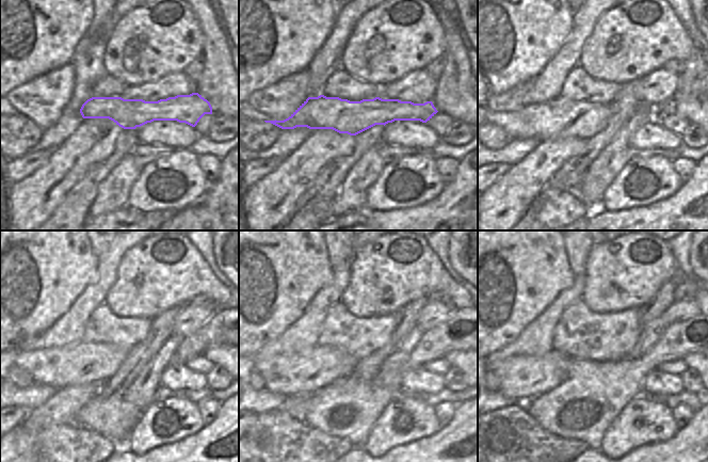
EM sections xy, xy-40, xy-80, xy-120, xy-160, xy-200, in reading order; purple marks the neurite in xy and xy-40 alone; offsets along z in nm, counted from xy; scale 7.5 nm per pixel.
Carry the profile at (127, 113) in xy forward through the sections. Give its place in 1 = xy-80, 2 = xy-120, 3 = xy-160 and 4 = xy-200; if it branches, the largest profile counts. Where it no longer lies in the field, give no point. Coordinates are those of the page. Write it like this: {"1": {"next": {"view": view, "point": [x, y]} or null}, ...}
{"1": {"next": {"view": "xy-80", "point": [560, 117]}}, "2": {"next": {"view": "xy-120", "point": [83, 363]}}, "3": {"next": {"view": "xy-160", "point": [292, 373]}}, "4": {"next": {"view": "xy-200", "point": [523, 378]}}}

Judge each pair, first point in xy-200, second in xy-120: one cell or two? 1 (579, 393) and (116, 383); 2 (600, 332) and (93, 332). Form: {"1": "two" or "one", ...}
{"1": "two", "2": "one"}

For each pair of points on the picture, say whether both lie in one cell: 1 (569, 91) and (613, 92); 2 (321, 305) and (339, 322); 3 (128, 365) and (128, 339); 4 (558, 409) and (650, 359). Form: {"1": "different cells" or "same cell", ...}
{"1": "same cell", "2": "different cells", "3": "different cells", "4": "same cell"}

